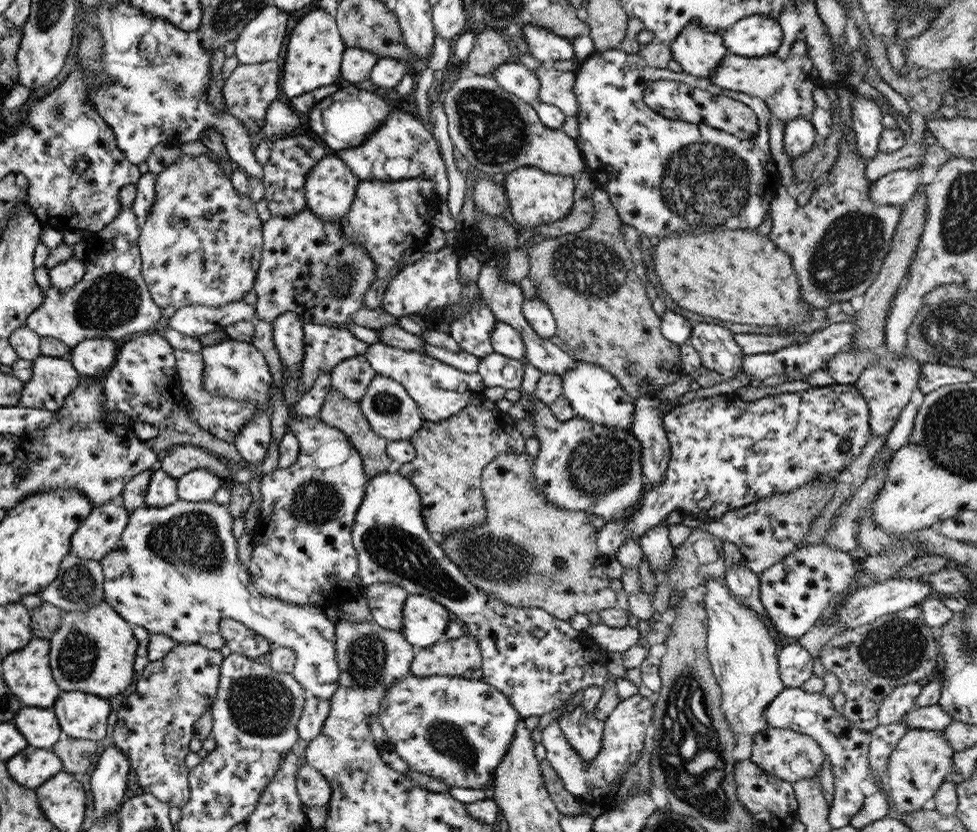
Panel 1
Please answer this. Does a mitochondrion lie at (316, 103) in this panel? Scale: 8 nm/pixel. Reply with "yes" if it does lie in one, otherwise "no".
no

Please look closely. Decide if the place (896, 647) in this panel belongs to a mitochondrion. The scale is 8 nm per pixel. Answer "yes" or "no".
yes

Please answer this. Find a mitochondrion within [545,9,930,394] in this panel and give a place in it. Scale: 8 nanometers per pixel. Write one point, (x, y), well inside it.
(704, 183)

